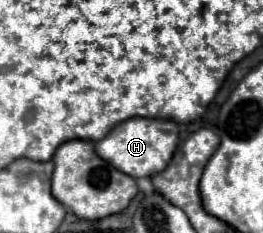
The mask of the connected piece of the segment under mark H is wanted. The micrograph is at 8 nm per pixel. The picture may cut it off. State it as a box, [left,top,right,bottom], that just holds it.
[96,118,180,178]

